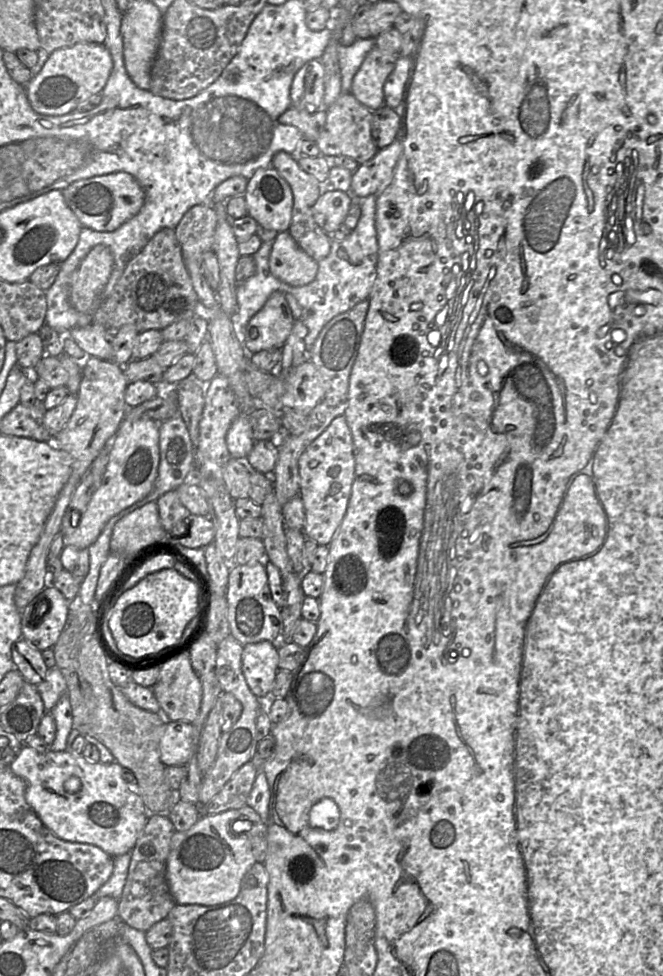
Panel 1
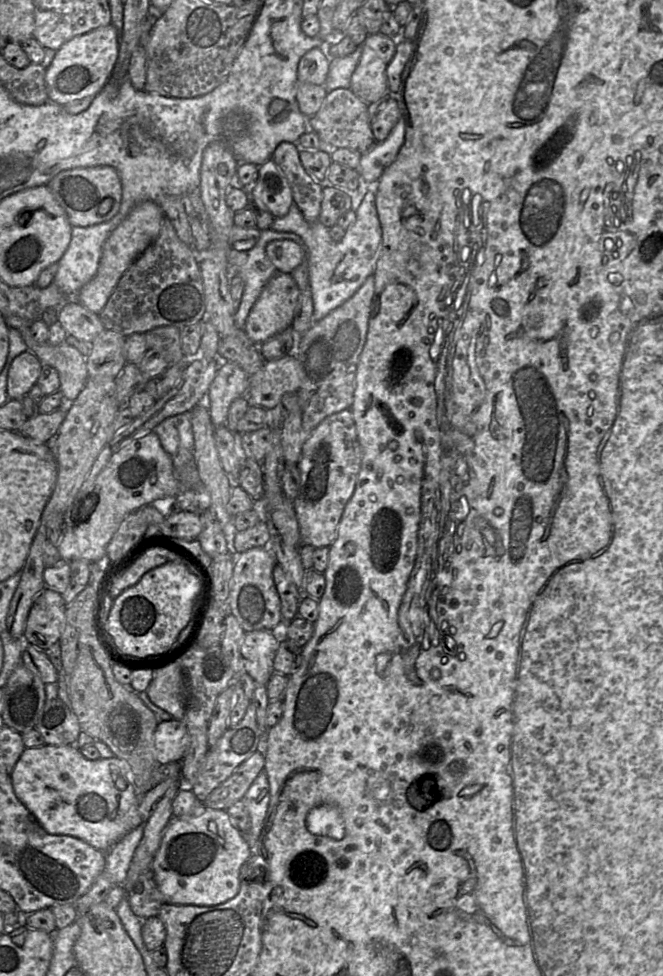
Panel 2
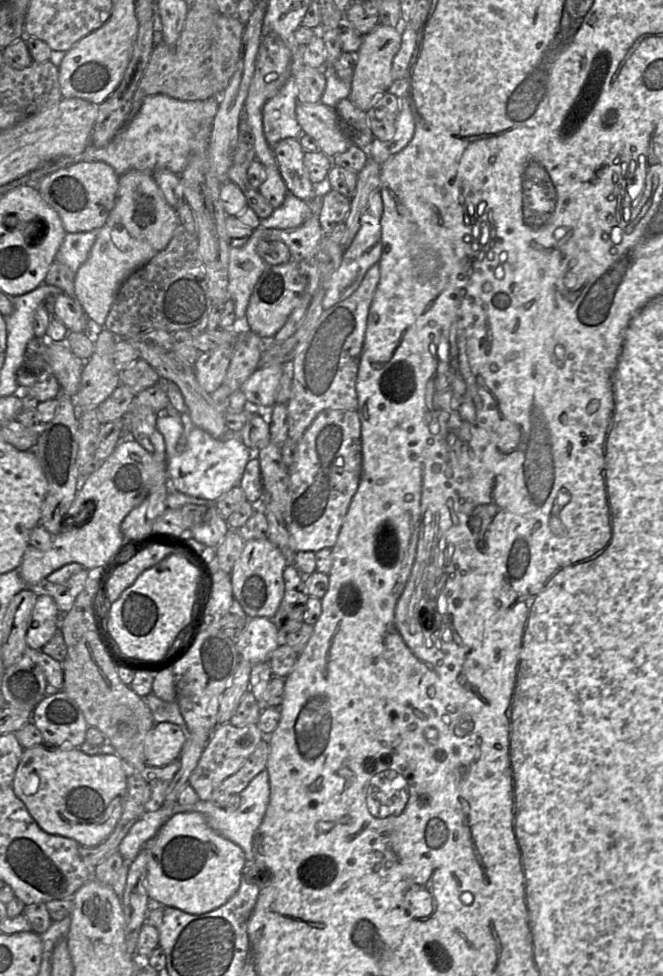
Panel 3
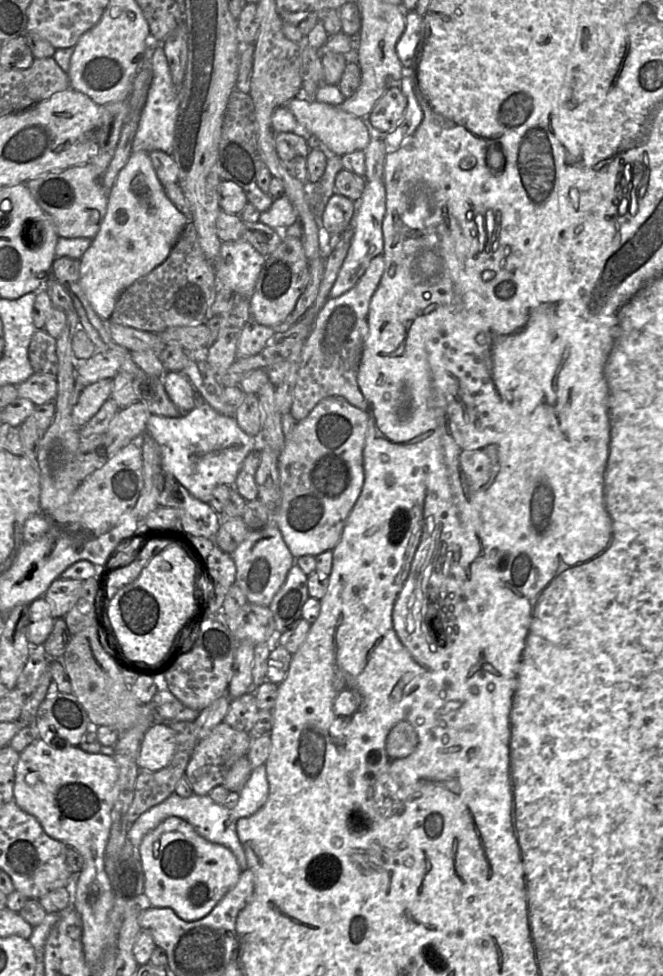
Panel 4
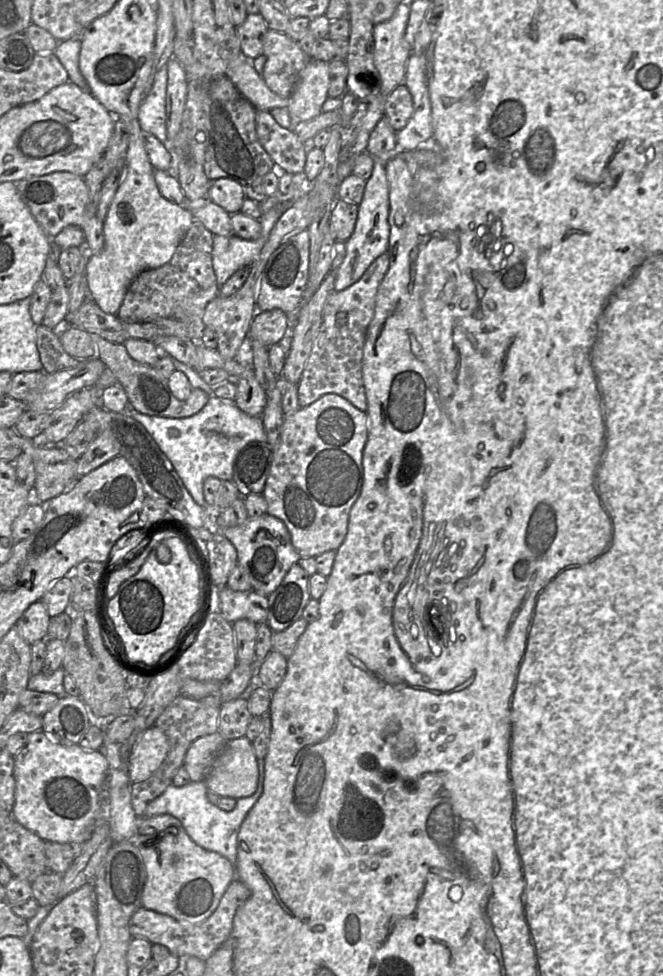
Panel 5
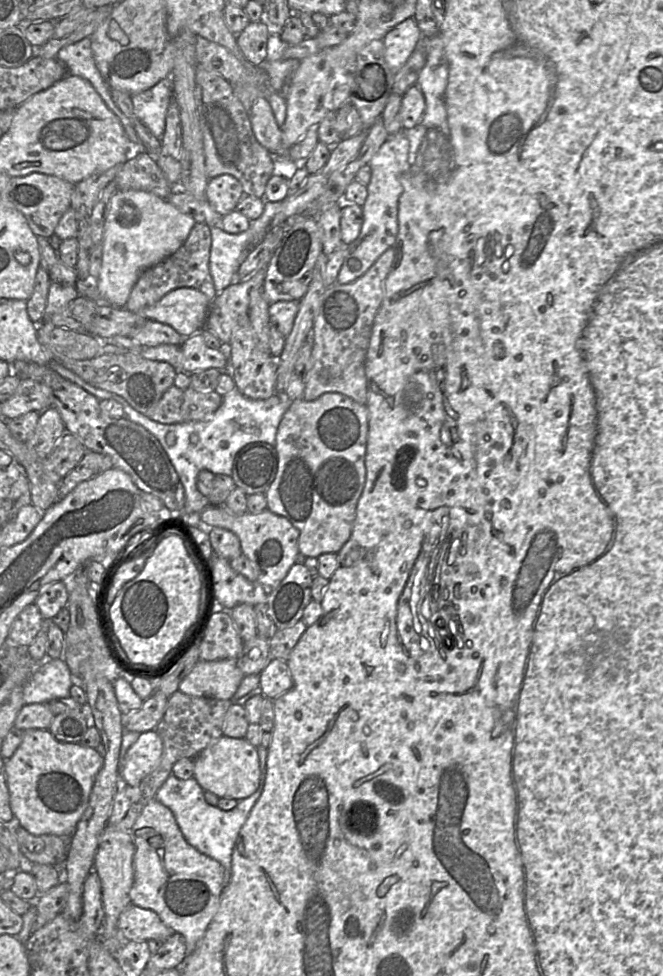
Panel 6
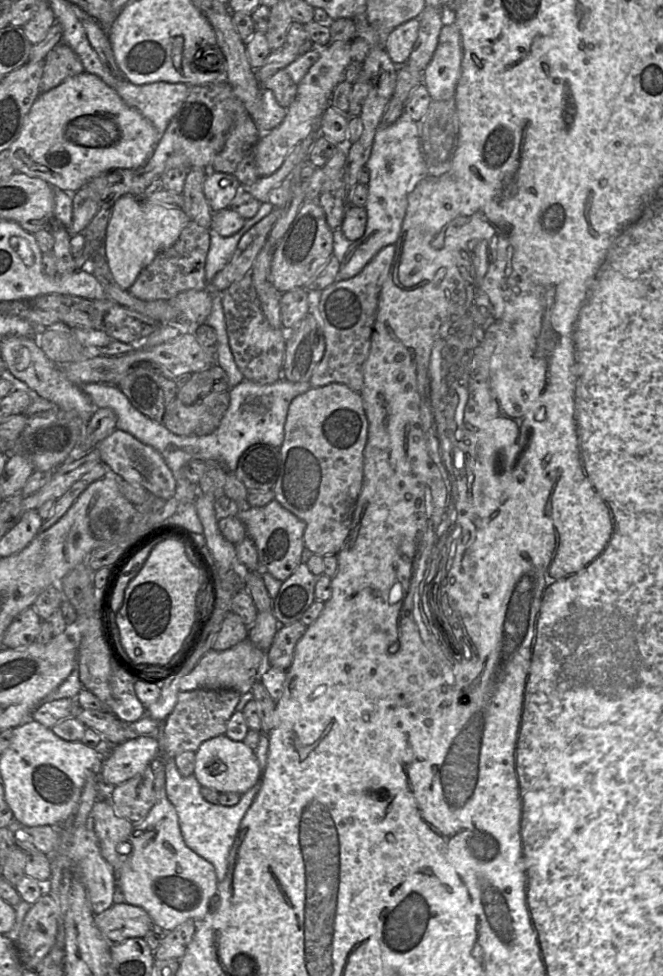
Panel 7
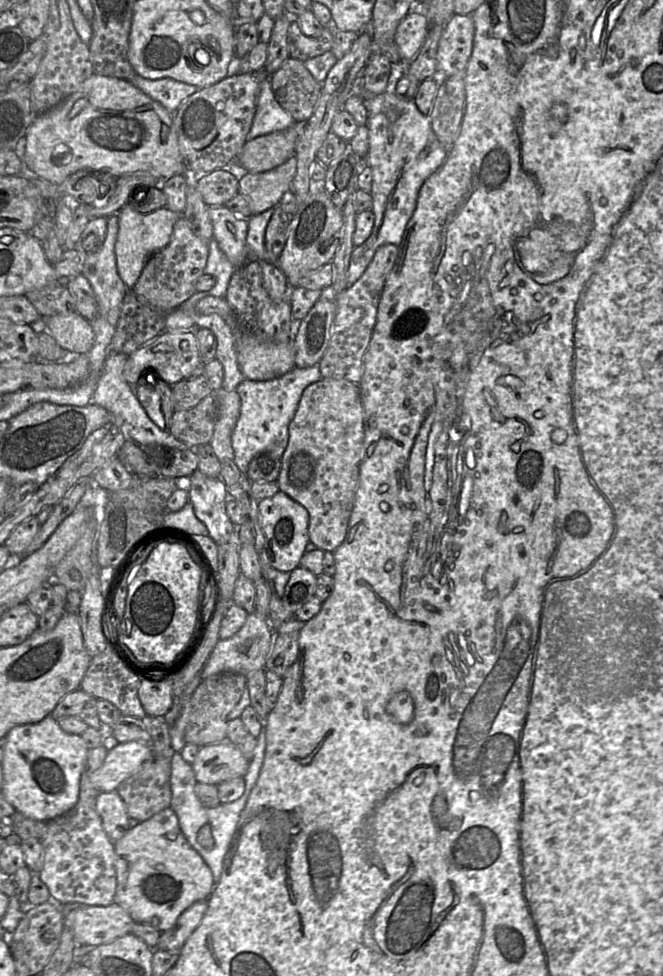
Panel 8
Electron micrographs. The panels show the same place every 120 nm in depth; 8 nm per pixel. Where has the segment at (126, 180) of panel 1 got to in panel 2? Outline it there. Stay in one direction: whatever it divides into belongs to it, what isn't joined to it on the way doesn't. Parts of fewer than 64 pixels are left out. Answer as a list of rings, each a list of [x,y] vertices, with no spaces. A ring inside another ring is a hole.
[[[111,166],[82,167],[57,174],[48,184],[57,202],[66,211],[72,226],[88,227],[111,220],[120,210],[122,183]]]

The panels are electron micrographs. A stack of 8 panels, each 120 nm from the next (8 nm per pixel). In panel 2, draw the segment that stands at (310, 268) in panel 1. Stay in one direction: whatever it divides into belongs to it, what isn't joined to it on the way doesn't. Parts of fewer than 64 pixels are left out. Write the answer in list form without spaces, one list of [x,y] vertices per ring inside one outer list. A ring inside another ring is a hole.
[[[274,240],[267,244],[266,255],[278,271],[290,274],[306,259],[307,251],[292,240]]]

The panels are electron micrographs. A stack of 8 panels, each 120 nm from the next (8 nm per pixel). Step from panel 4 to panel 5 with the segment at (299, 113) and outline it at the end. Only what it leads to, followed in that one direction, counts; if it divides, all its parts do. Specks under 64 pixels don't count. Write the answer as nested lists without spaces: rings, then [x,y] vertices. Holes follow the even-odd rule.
[[[243,53],[230,62],[226,76],[257,110],[270,111],[289,104],[289,98],[277,95],[266,85],[255,70],[252,59]]]

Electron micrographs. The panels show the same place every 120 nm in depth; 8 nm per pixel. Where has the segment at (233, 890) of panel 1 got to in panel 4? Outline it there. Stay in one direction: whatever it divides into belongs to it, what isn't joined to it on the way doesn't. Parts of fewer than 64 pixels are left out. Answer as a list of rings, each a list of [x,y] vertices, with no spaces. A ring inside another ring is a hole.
[[[171,816],[149,831],[137,848],[144,872],[145,903],[171,908],[185,921],[207,916],[239,880],[241,869],[232,851],[200,836],[182,818]]]

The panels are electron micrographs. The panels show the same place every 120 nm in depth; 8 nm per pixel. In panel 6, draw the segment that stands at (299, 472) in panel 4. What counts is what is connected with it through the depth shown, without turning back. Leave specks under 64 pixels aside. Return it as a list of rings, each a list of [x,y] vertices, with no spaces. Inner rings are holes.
[[[327,392],[312,401],[294,400],[283,415],[276,434],[277,473],[265,492],[267,509],[288,519],[299,531],[298,548],[305,557],[339,553],[349,540],[358,501],[366,481],[369,412],[366,405],[337,392]]]

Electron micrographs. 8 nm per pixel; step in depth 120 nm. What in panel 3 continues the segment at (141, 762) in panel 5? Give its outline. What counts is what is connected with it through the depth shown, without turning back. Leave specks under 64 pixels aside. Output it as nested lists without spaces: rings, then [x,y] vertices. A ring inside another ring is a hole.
[[[170,722],[155,723],[145,745],[147,766],[163,767],[179,760],[187,740],[186,728]]]

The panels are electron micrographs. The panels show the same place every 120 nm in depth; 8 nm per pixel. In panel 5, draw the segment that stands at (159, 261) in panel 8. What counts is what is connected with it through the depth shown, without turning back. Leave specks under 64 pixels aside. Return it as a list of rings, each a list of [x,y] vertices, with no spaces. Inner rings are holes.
[[[193,220],[171,260],[159,268],[141,272],[132,281],[117,313],[118,318],[134,323],[160,318],[202,323],[207,305],[219,292],[212,263],[213,236],[201,221]]]

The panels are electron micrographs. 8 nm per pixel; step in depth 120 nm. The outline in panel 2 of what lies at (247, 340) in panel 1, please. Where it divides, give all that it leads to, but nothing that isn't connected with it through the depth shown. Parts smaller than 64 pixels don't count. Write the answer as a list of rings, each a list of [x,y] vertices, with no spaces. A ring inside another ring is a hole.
[[[276,272],[264,286],[246,319],[244,331],[249,339],[261,345],[290,327],[299,295],[291,274]]]

